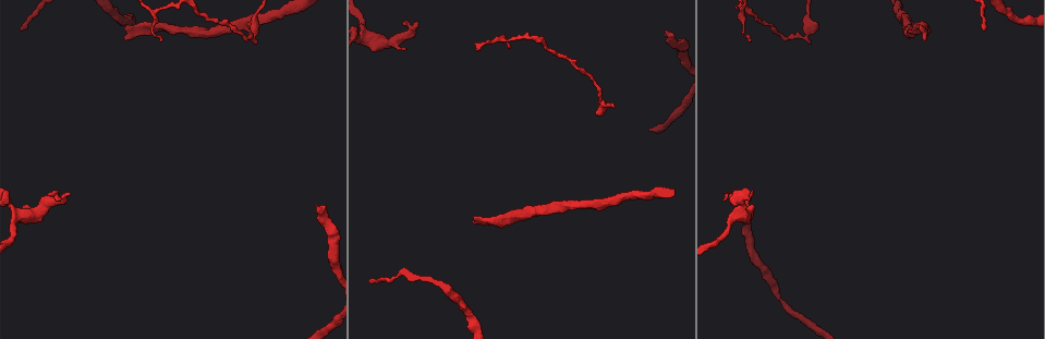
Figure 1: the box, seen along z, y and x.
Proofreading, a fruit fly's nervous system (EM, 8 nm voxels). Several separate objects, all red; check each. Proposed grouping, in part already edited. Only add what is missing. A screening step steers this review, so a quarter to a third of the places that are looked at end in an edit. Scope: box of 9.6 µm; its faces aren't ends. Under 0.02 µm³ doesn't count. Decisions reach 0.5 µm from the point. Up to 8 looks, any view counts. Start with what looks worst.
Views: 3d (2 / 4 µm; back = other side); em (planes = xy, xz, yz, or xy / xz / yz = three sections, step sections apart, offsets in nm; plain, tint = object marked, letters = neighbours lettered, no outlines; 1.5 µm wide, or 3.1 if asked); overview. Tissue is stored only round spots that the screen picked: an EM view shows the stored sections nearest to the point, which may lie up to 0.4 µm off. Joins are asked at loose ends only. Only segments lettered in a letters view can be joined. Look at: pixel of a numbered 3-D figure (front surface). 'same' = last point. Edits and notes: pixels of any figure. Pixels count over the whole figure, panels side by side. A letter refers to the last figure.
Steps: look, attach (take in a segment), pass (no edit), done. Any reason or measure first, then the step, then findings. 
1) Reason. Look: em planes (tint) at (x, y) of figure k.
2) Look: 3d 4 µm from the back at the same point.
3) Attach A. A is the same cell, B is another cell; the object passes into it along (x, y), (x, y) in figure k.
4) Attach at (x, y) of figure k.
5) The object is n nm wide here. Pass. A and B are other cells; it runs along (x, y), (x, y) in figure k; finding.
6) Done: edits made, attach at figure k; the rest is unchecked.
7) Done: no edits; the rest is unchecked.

An open end. Look: 3d 4 µm at (316, 208) of figure 1.

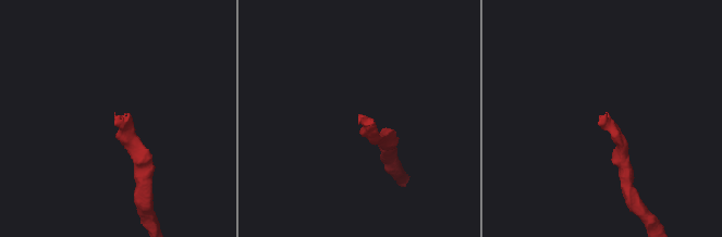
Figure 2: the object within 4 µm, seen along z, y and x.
Shape alone is not enough. Look: em planes (letters) at (116, 115) of figure 2.

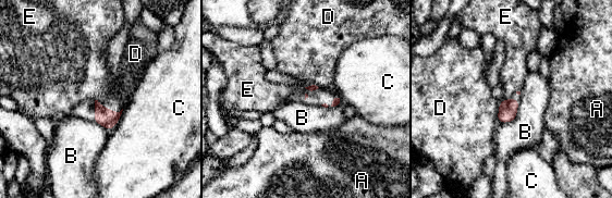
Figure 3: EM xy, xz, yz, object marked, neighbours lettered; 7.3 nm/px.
The longest contact is with B, 220 nm. Attach E. E is the same cell, A, B, C and D are other cells; the object passes into it along (508, 109), (506, 100), (514, 70) in figure 3; it goes on there.

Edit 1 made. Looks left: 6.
Branch stops here. Look: em xz step 4 (tint) at (724, 201) of figure 1.

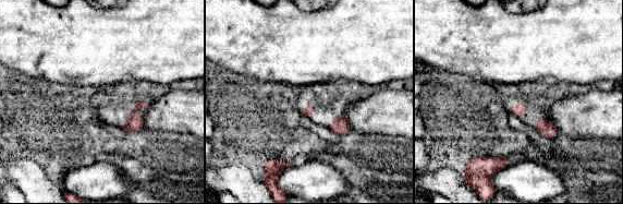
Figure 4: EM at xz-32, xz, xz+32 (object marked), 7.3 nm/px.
Look: em planes (letters) at the same point.

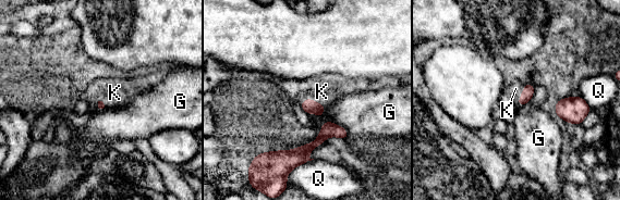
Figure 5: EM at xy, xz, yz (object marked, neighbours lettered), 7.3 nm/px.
Attach K. K is the same cell, G and Q are other cells; the object passes into it along (308, 105), (313, 100), (321, 91) in figure 5; it goes on there.

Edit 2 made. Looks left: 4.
Thin end. Look: 3d 2 µm at (985, 30) of figure 1.

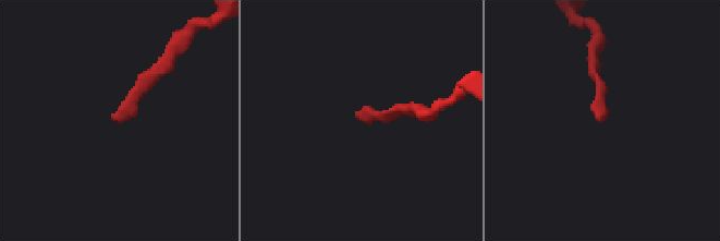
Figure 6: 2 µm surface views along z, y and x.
Look: em planes (letters) at (359, 112) of figure 6.

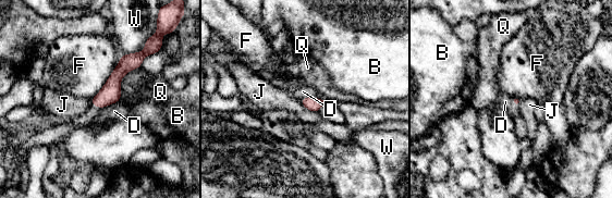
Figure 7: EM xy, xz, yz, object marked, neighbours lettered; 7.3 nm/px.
Attach D. D is the same cell, B, F, J, Q and W are other cells; it goes on there.

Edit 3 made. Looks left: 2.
Done: edits made, attach at figure 3, attach at figure 5, attach at figure 7; the rest is unchecked.

